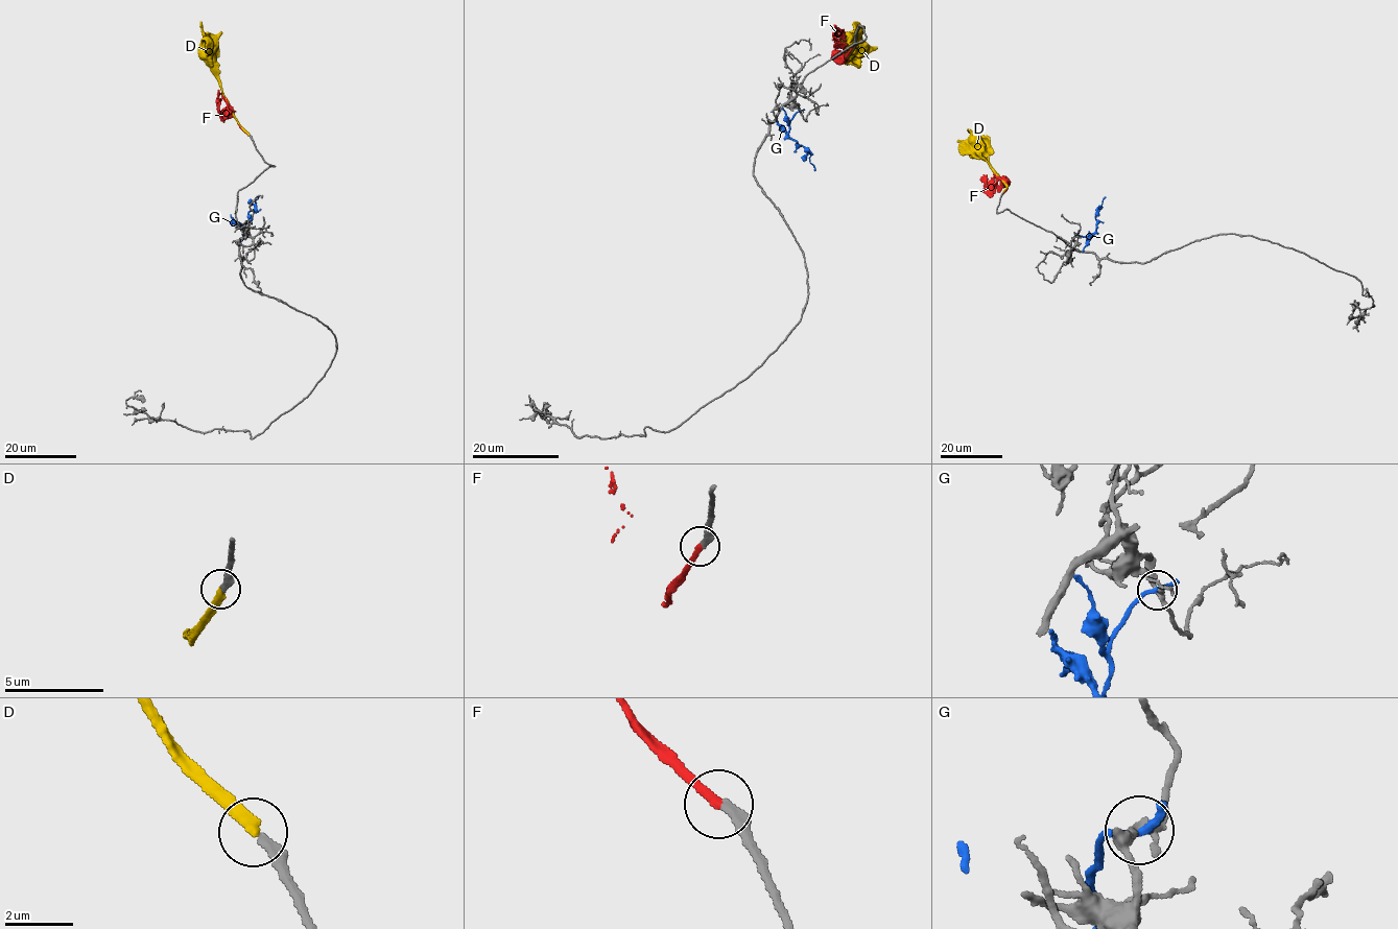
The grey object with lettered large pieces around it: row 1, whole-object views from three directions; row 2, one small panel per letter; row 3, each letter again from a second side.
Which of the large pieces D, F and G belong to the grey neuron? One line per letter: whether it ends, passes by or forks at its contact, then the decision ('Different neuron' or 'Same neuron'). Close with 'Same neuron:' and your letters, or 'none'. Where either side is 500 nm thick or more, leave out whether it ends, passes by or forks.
D: It ends there. Different neuron
F: It ends there. Same neuron
G: It ends there. Different neuron
Same neuron: F

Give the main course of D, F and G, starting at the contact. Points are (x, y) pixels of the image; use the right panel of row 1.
D: (1002, 193), (1006, 187), (979, 156), (979, 138), (967, 129)
F: (1002, 193), (1008, 183), (992, 187), (982, 174)
G: (1076, 235), (1087, 237), (1094, 234), (1097, 208), (1105, 196)

